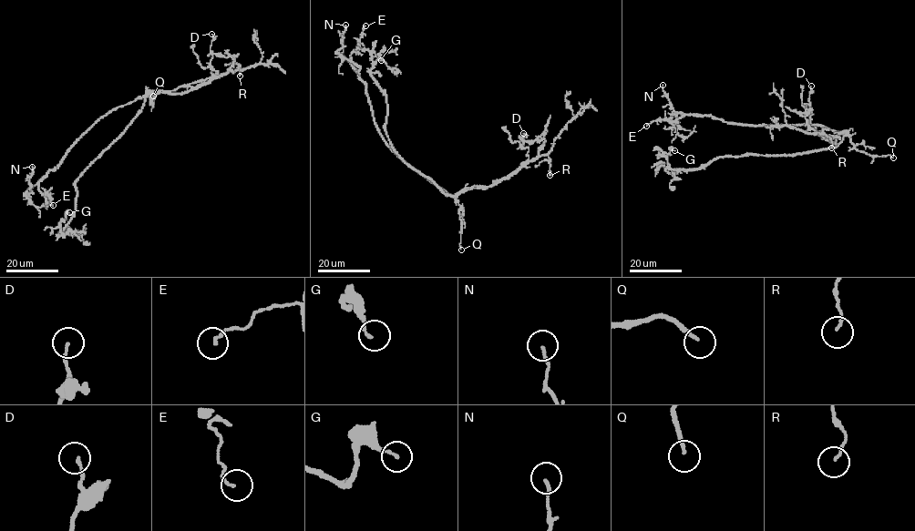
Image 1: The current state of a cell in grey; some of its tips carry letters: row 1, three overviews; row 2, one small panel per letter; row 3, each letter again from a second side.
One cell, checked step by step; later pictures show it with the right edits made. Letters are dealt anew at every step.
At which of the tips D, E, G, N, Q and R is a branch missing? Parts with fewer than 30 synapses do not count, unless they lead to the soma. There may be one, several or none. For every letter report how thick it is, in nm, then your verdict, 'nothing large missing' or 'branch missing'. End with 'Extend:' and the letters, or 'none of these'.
D: 160 nm | nothing large missing
E: 120 nm | nothing large missing
G: 110 nm | nothing large missing
N: 120 nm | nothing large missing
Q: 160 nm | branch missing
R: 110 nm | nothing large missing
Extend: Q

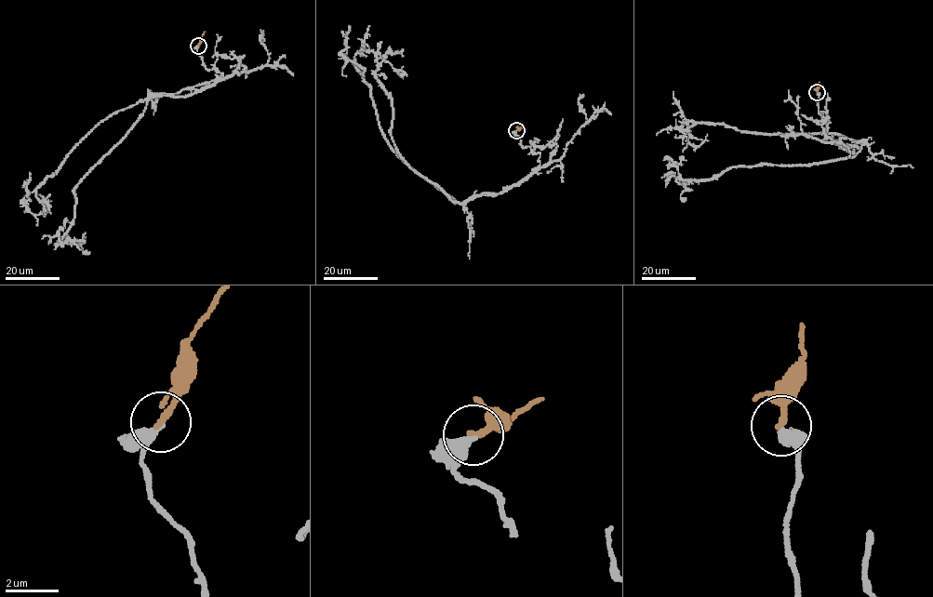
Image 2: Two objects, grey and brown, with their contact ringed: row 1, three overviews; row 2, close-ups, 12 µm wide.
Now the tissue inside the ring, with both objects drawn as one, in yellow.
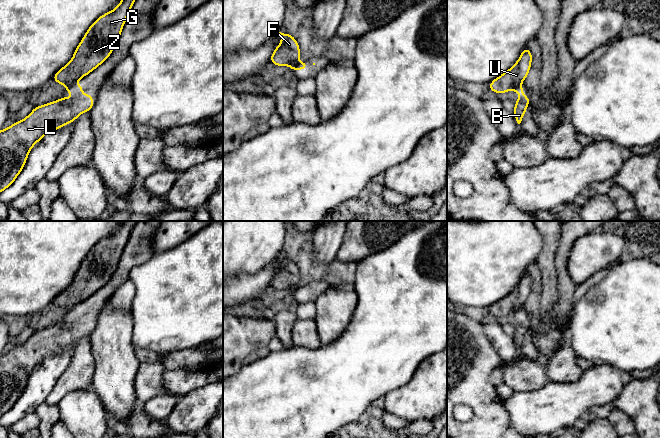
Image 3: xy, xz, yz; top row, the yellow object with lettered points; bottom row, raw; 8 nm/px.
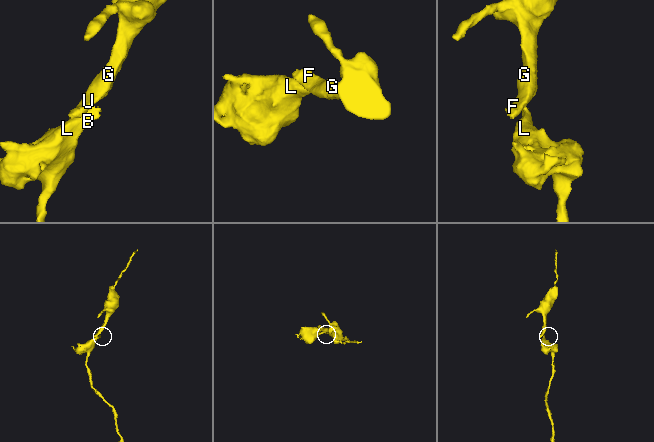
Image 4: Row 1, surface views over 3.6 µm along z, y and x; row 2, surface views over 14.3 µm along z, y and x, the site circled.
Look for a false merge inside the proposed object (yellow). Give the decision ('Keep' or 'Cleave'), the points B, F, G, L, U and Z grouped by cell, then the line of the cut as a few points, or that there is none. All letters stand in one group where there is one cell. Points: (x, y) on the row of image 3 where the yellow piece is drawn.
Cleave. Groups: B L / F G U Z. Split along xy (74, 82), (67, 87)

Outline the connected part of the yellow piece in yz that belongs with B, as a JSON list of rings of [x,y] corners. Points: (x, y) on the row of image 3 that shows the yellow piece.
[[[517,85],[514,88],[514,92],[520,94],[520,99],[515,101],[515,109],[513,111],[513,115],[518,124],[521,123],[523,116],[525,114],[526,108],[530,104],[530,97],[525,97],[524,91],[525,90],[520,85]]]

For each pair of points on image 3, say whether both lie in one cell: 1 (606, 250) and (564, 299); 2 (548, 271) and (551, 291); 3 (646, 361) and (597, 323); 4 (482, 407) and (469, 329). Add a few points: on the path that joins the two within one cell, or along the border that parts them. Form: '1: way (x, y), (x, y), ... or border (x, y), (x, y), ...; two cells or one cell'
1: border (567, 263), (567, 272), (576, 285); two cells
2: way (549, 276), (550, 286); one cell
3: way (634, 349), (609, 324); one cell
4: way (473, 388), (473, 360), (469, 356), (469, 348); one cell

